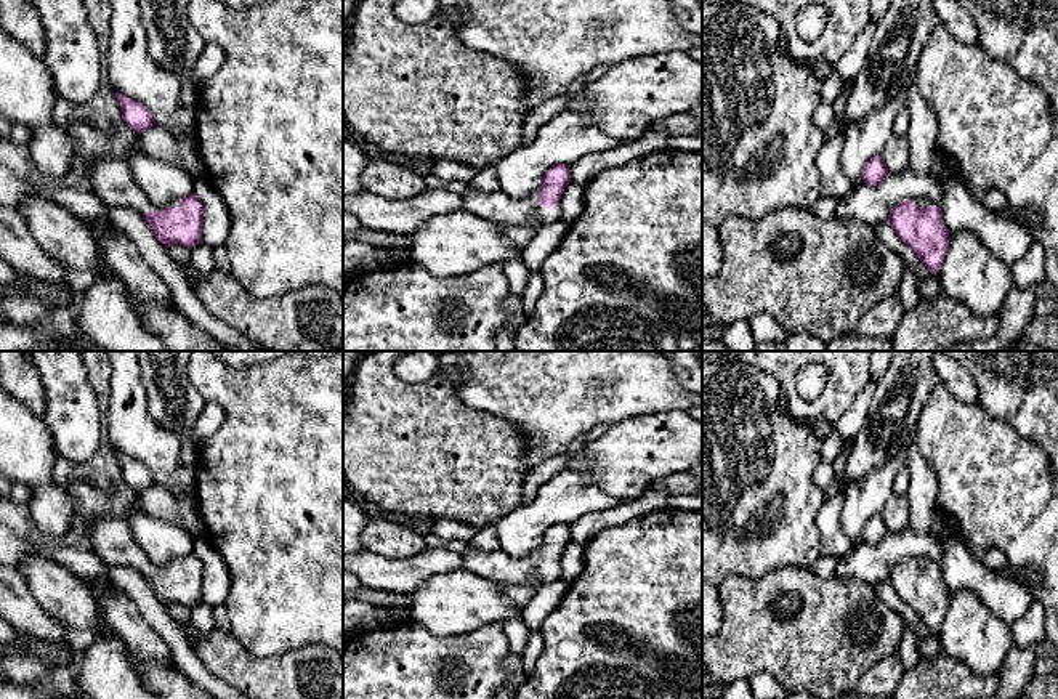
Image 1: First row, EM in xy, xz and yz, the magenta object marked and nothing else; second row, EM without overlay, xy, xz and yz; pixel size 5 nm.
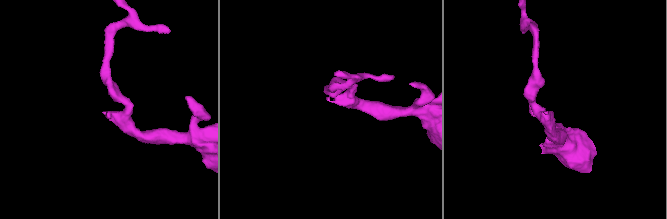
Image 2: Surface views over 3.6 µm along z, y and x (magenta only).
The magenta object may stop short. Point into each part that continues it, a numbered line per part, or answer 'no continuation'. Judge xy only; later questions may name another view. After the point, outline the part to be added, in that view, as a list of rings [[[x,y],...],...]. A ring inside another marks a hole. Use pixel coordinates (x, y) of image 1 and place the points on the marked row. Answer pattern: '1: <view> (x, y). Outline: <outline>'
1: xy (111, 178). Outline: [[[91,160],[88,172],[91,191],[99,197],[107,210],[114,207],[130,207],[139,213],[144,213],[180,205],[180,199],[168,202],[164,207],[155,207],[149,202],[146,194],[133,180],[130,167],[125,160]]]

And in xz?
1: xz (499, 207). Outline: [[[466,186],[462,194],[462,208],[503,226],[534,224],[540,228],[563,218],[561,208],[542,207],[537,192],[515,199],[503,191],[484,194]]]

